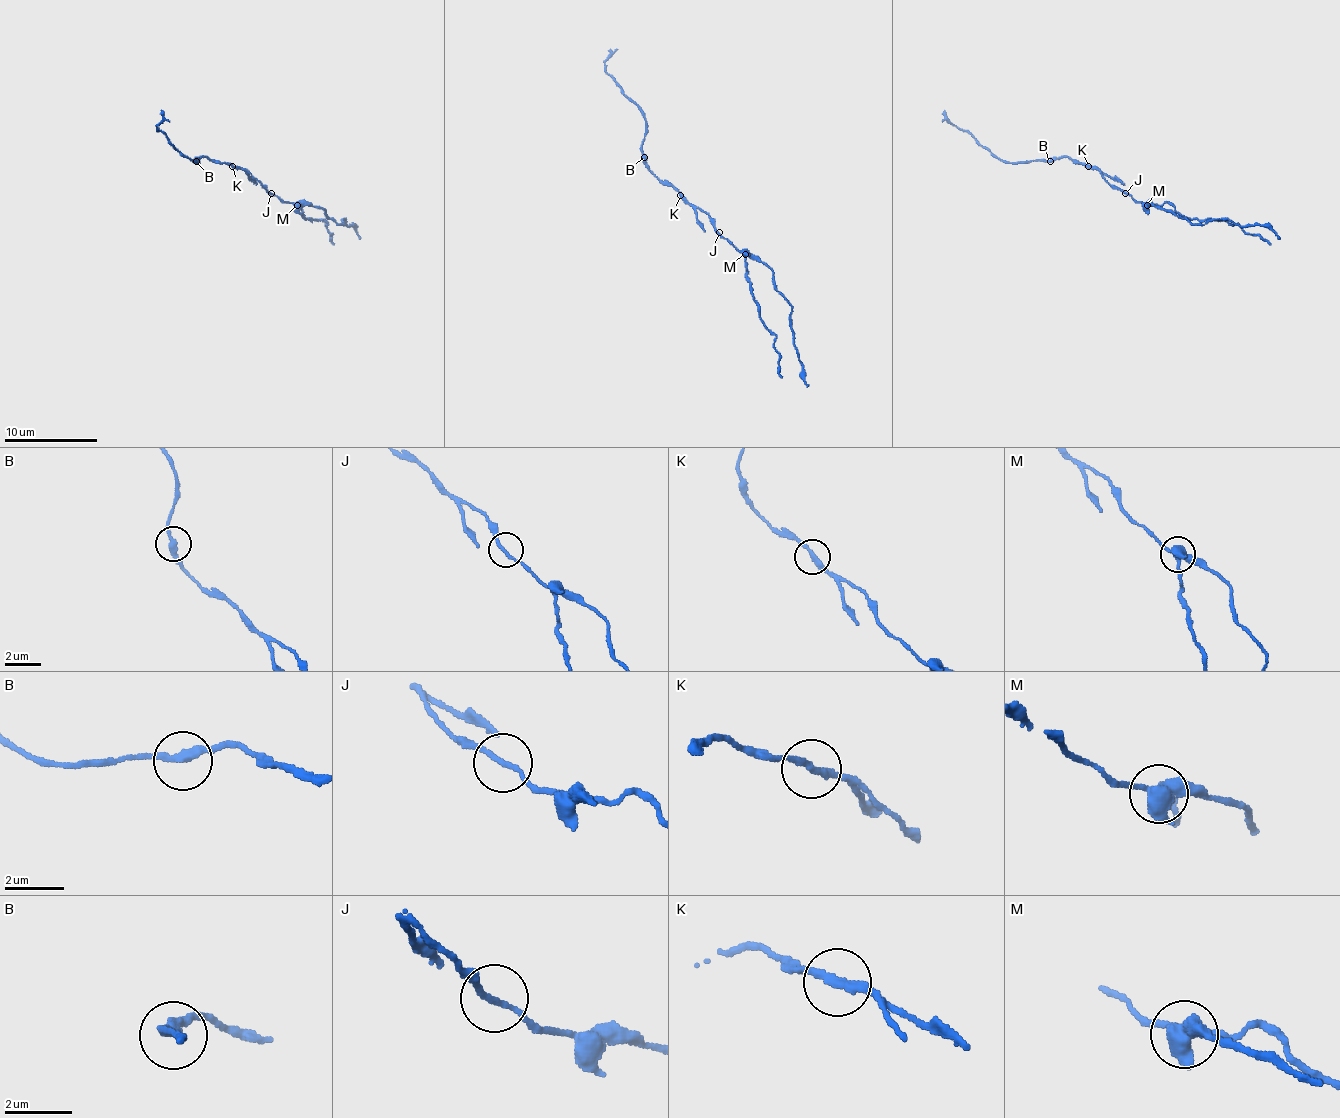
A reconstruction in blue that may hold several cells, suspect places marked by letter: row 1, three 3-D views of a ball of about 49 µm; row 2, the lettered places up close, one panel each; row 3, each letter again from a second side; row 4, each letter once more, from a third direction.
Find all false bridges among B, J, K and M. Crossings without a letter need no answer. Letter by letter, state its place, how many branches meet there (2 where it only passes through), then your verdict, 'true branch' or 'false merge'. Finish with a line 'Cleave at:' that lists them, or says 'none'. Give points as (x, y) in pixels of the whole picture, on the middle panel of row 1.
B: (644, 157) | 2 | true branch
J: (719, 232) | 2 | true branch
K: (680, 195) | 2 | false merge
M: (745, 254) | 3 | false merge
Cleave at: K, M

